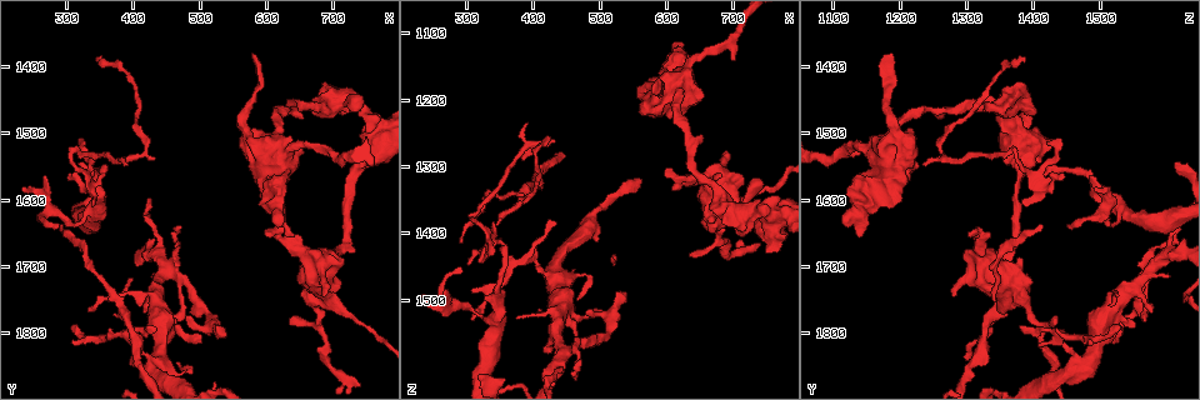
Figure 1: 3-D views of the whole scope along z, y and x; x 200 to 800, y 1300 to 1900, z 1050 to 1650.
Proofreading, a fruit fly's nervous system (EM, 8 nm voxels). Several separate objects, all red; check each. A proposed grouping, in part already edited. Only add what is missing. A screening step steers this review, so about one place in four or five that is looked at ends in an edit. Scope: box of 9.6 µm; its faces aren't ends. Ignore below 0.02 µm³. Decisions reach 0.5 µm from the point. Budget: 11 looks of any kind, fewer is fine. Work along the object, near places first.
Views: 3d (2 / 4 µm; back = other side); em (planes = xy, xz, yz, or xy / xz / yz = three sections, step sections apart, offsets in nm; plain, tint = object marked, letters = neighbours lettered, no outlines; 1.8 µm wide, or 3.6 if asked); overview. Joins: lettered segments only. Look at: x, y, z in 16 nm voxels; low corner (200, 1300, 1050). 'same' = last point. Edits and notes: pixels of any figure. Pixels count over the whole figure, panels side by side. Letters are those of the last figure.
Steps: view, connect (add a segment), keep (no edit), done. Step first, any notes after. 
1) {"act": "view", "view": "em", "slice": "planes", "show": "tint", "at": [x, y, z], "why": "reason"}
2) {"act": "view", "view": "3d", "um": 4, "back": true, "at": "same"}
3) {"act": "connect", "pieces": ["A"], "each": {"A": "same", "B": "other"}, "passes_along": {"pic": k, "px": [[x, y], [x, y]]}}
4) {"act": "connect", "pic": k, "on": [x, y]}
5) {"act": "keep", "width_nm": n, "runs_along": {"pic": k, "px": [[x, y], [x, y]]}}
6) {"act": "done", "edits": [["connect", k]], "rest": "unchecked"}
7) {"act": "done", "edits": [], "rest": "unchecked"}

{"act": "view", "view": "em", "slice": "xy", "step": 8, "show": "letters", "at": [315, 1545, 1615], "why": "an open end"}

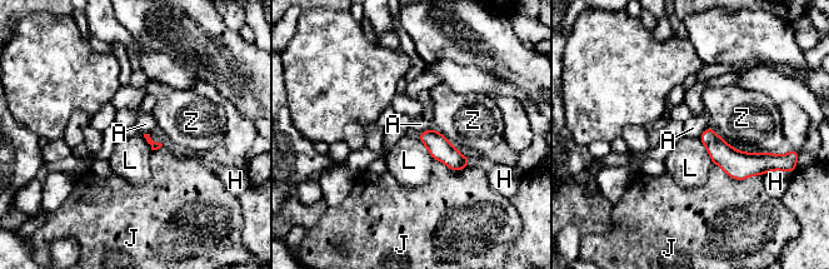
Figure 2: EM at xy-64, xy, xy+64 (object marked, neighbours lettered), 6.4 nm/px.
{"act": "view", "view": "em", "slice": "planes", "show": "letters", "at": "same"}

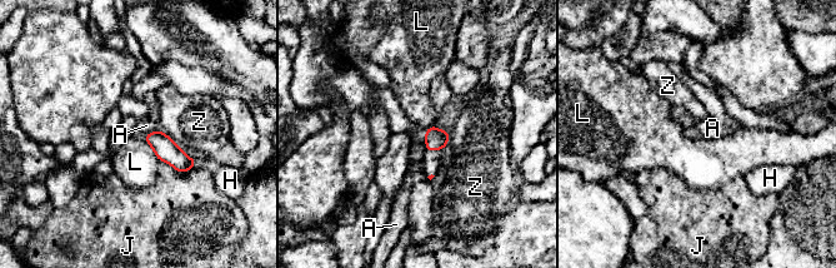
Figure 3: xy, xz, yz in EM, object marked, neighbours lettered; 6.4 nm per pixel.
{"act": "keep", "each": {"A": "other", "H": "other", "J": "other", "L": "other", "Z": "other"}, "found": "no lettered segment goes on from it"}

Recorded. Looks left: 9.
{"act": "view", "view": "3d", "um": 2, "back": true, "at": [270, 1570, 1490], "why": "free end"}

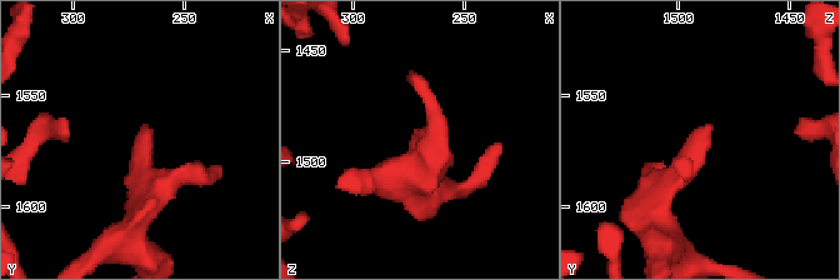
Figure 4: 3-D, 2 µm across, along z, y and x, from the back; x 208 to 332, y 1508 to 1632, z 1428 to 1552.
{"act": "view", "view": "em", "slice": "planes", "show": "letters", "at": [271, 1565, 1485]}

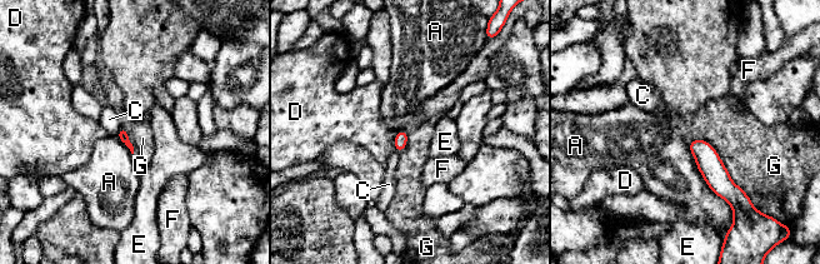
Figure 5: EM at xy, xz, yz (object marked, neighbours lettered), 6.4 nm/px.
{"act": "keep", "longest_contact_nm": ["G", 550], "each": {"A": "other", "C": "other", "D": "other", "E": "other", "F": "other", "G": "other"}, "found": "none of them fits"}

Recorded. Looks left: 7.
{"act": "view", "view": "em", "slice": "planes", "show": "letters", "at": [395, 1545, 1235], "why": "tapers out"}

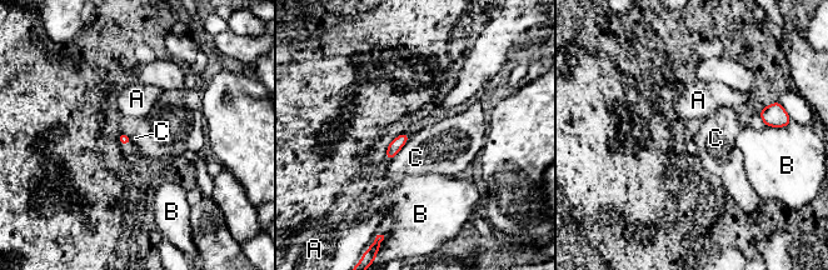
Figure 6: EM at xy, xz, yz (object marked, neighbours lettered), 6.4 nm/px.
{"act": "keep", "each": {"A": "other", "B": "other", "C": "other"}, "border": {"pic": 6, "px": [[409, 138], [389, 161]]}, "found": "no lettered segment goes on from it"}

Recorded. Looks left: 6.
{"act": "view", "view": "em", "slice": "planes", "show": "letters", "at": [580, 1385, 1190], "why": "an open end"}

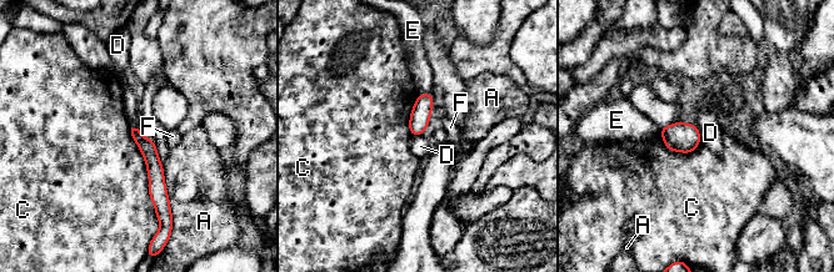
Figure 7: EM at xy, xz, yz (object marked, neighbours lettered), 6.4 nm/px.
{"act": "keep", "width_nm": 100, "each": {"A": "other", "C": "other", "D": "other", "E": "other", "F": "other"}, "runs_along": {"pic": 7, "px": [[134, 131], [149, 151], [164, 204]]}, "found": "none of them fits"}

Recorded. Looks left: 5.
{"act": "done", "edits": [], "rest": "unchecked"}

